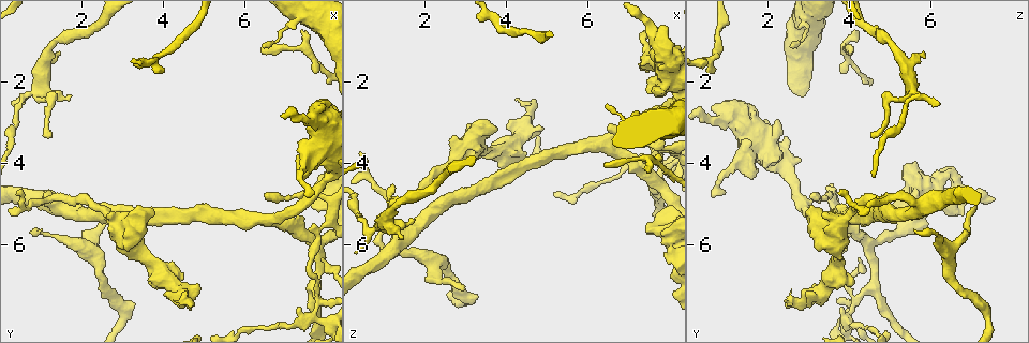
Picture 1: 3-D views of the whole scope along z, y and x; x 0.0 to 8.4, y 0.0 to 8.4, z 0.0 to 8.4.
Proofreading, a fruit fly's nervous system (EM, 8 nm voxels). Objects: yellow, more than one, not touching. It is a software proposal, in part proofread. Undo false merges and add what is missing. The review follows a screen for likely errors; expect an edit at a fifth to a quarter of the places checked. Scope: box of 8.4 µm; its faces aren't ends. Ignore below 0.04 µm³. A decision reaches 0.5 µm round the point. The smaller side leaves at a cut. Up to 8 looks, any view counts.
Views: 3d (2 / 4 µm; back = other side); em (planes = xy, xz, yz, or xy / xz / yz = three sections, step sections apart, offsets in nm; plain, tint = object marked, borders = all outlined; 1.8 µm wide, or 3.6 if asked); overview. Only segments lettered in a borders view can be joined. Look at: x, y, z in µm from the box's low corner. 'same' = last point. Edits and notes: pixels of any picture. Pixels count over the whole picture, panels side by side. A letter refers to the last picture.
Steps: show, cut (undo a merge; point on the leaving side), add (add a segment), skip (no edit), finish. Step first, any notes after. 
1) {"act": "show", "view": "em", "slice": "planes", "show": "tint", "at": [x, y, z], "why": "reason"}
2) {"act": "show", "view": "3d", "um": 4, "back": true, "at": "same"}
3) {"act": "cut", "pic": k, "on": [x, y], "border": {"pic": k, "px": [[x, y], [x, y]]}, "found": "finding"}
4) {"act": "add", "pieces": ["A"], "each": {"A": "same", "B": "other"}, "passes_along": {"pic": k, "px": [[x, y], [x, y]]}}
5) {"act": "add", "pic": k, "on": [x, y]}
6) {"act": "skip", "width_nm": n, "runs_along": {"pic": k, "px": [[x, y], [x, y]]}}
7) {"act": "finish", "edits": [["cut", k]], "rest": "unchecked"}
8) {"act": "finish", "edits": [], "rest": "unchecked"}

{"act": "show", "view": "3d", "um": 4, "at": [1.40, 1.45, 5.85], "why": "an open end"}

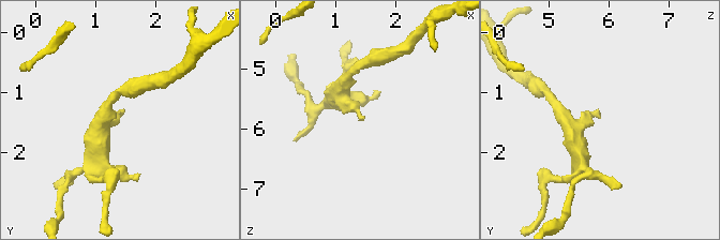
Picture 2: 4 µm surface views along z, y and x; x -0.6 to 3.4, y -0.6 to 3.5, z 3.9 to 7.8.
{"act": "show", "view": "em", "slice": "planes", "show": "borders", "at": [1.40, 1.40, 5.85], "why": "shape alone is not enough"}

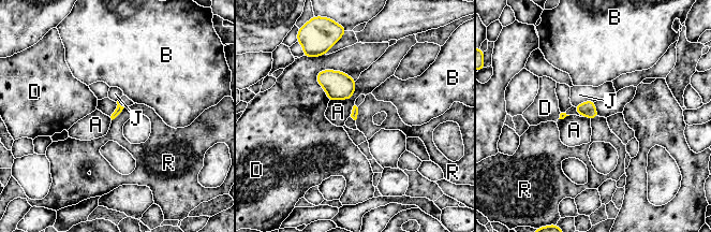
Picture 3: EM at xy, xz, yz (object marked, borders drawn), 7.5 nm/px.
{"act": "skip", "each": {"A": "other", "B": "other", "D": "other", "J": "other", "R": "other"}, "border": {"pic": 3, "px": [[124, 107], [112, 120]]}, "found": "no lettered segment goes on from it"}

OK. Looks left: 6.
{"act": "show", "view": "3d", "um": 4, "at": [7.70, 3.95, 1.65]}

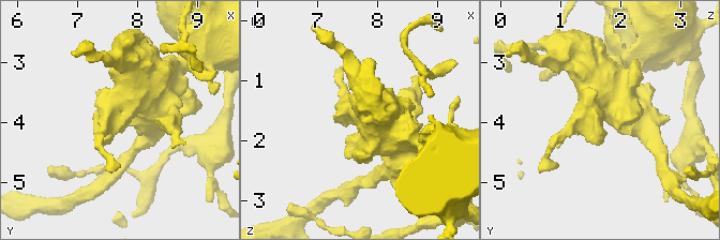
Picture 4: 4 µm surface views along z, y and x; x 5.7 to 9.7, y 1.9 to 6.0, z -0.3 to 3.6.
{"act": "show", "view": "em", "um": 3.6, "slice": "planes", "show": "borders", "at": [7.70, 3.90, 1.60]}

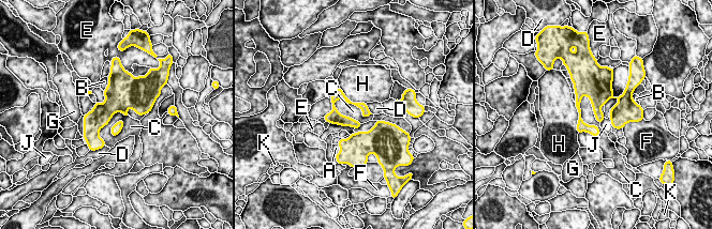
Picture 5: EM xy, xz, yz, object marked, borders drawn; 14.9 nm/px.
{"act": "skip", "width_nm": 140, "each": {"A": "other", "B": "other", "C": "other", "D": "other", "E": "other", "F": "other", "G": "other", "H": "other", "J": "other", "K": "other"}, "runs_along": {"pic": 5, "px": [[338, 92], [335, 112], [357, 124]]}, "found": "continuous, no second neuron"}

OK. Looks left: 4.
{"act": "show", "view": "em", "slice": "xy", "step": 8, "show": "tint", "at": [4.25, 7.30, 2.45], "why": "an open end"}

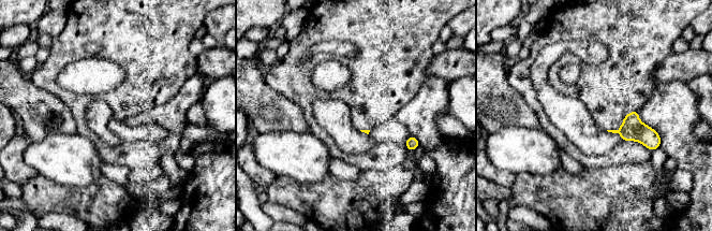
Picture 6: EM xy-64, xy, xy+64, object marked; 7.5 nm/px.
{"act": "show", "view": "em", "slice": "planes", "show": "borders", "at": "same"}

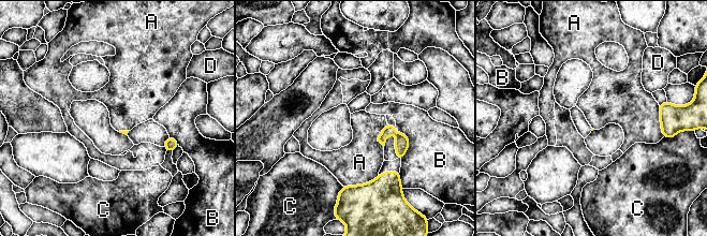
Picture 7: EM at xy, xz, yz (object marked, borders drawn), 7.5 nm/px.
{"act": "skip", "longest_contact_nm": ["A", 280], "each": {"A": "other", "B": "other", "C": "other", "D": "other"}, "border": {"pic": 7, "px": [[378, 175], [367, 182], [343, 187]]}, "found": "no lettered segment goes on from it"}

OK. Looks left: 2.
{"act": "finish", "edits": [], "rest": "unchecked"}

